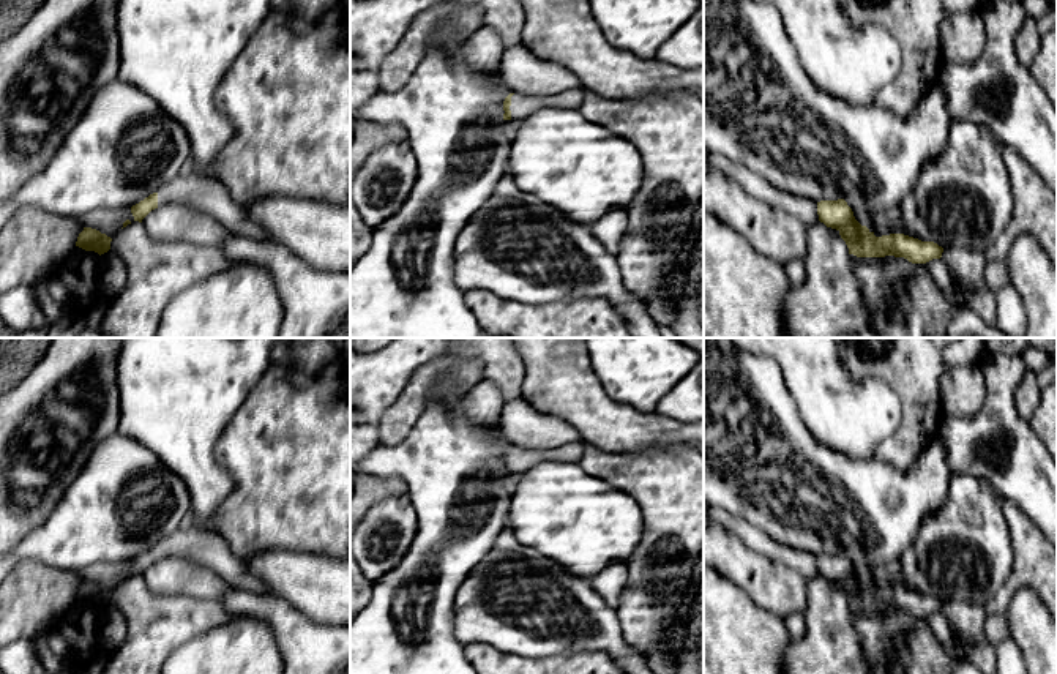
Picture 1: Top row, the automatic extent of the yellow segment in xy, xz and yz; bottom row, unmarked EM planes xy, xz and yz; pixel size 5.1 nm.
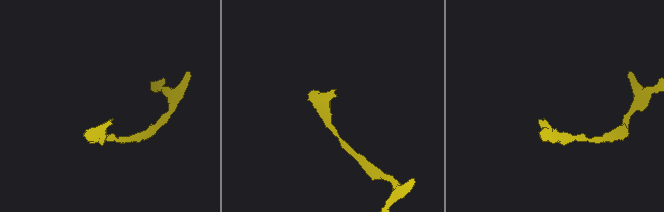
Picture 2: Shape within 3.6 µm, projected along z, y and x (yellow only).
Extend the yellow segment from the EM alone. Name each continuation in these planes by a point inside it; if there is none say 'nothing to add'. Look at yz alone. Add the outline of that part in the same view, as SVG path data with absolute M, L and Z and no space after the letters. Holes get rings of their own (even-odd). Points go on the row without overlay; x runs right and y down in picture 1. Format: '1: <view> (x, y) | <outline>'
nothing to add

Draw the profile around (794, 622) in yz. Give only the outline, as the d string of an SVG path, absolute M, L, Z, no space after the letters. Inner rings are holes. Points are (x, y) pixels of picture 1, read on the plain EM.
M792 612L784 619L784 625L787 628L787 633L792 639L798 639L805 635L806 625L805 625L805 612Z

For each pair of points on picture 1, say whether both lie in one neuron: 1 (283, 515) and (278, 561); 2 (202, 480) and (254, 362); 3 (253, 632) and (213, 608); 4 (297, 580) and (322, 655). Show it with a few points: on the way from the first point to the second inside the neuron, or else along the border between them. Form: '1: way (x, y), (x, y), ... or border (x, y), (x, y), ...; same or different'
1: border (316, 553), (265, 550), (245, 562); different
2: way (202, 450), (202, 415), (226, 392); same
3: border (234, 614), (223, 624), (196, 635); different
4: border (278, 597), (308, 617), (333, 625); different

